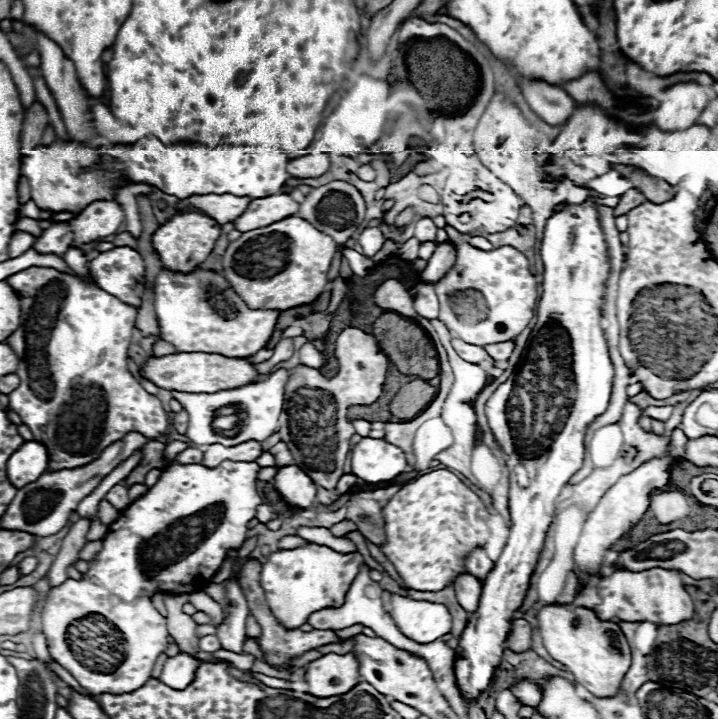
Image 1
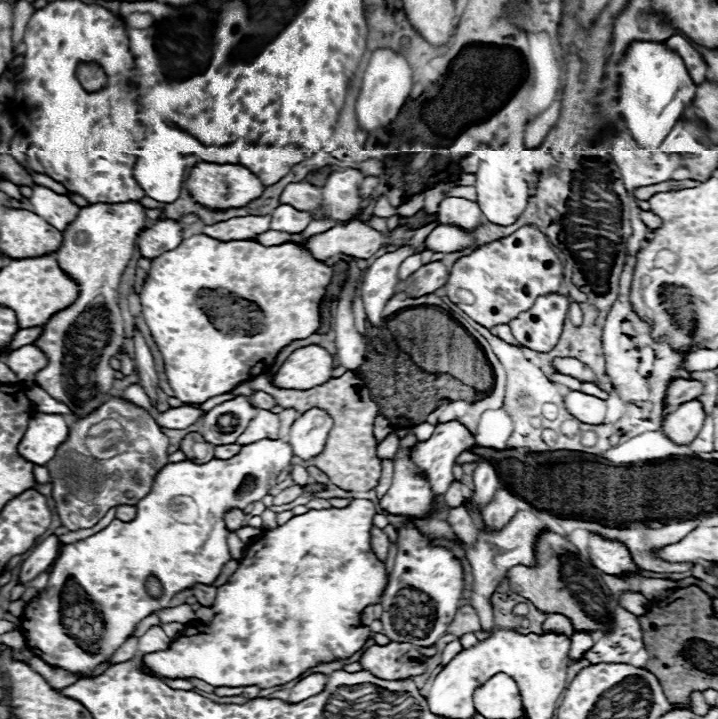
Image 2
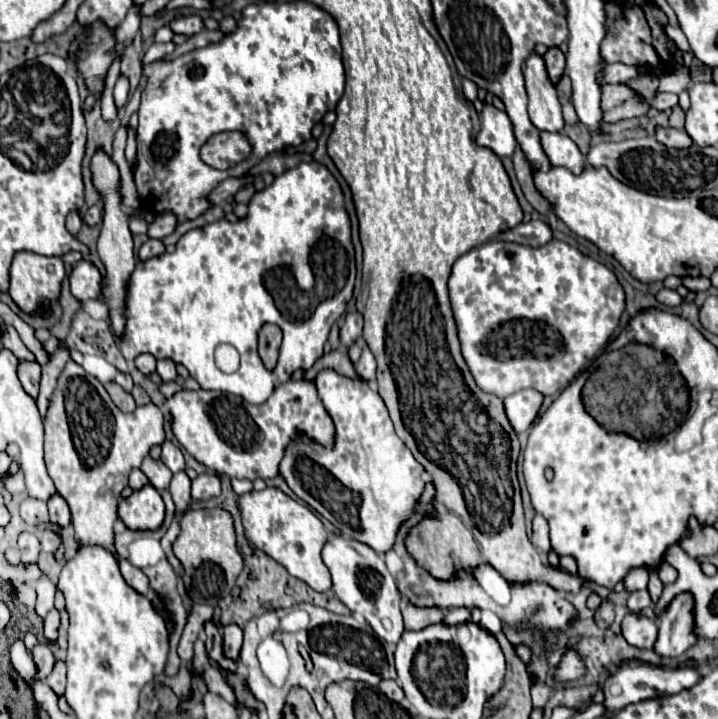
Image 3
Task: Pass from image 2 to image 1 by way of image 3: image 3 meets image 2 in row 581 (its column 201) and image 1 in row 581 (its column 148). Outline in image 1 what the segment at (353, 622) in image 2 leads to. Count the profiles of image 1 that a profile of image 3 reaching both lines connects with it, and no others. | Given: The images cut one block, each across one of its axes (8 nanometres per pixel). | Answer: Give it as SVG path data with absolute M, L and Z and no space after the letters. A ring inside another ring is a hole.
M312 542L292 550L278 550L268 556L268 562L262 564L262 574L260 574L260 584L268 608L284 628L300 628L302 624L308 622L308 616L312 612L322 608L338 608L344 604L346 592L350 590L350 584L358 576L362 562L364 558L358 552L342 554L328 546Z

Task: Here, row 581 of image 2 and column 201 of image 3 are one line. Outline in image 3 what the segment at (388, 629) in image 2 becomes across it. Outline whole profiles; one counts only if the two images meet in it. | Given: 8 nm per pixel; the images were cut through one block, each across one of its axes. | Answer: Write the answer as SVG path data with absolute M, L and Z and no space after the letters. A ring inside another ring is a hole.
M290 380L280 384L272 396L260 404L248 404L242 398L214 390L182 390L168 400L172 412L172 430L178 442L206 468L230 478L268 480L280 474L282 454L296 438L310 438L326 448L334 446L334 422L318 398L312 380Z

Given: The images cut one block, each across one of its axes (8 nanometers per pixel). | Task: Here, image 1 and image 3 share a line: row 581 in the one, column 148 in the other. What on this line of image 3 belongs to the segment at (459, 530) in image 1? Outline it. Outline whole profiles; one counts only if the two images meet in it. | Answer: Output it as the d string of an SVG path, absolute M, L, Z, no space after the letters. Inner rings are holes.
M70 360L58 380L58 386L54 390L46 420L44 420L44 432L46 432L46 444L44 444L44 460L48 474L58 490L58 494L68 502L70 512L72 512L72 526L76 530L76 540L80 546L102 546L110 550L118 558L118 552L114 550L114 522L116 522L116 506L120 492L128 486L128 474L132 468L140 468L142 458L148 456L152 446L160 446L166 438L164 432L164 414L162 410L150 402L146 406L138 406L130 414L122 414L112 400L108 398L106 390L98 380L88 376L82 366L78 366L74 360ZM68 400L76 404L76 414L74 410L68 410Z

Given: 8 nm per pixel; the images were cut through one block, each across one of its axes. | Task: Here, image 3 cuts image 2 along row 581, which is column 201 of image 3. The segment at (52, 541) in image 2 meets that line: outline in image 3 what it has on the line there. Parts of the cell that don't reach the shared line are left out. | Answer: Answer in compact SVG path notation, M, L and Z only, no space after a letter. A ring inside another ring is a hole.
M188 16L188 18L176 18L170 22L170 28L174 34L184 34L184 36L194 36L200 30L204 30L204 22L200 16Z

